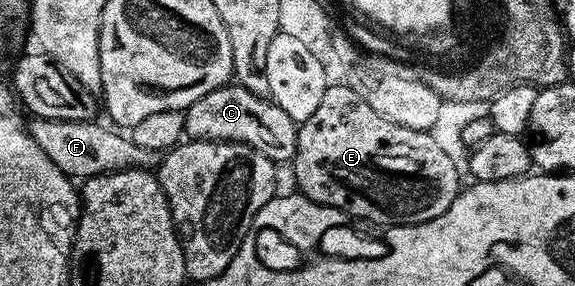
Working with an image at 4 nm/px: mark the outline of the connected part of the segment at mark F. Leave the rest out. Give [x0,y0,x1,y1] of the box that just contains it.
[26,117,161,179]

